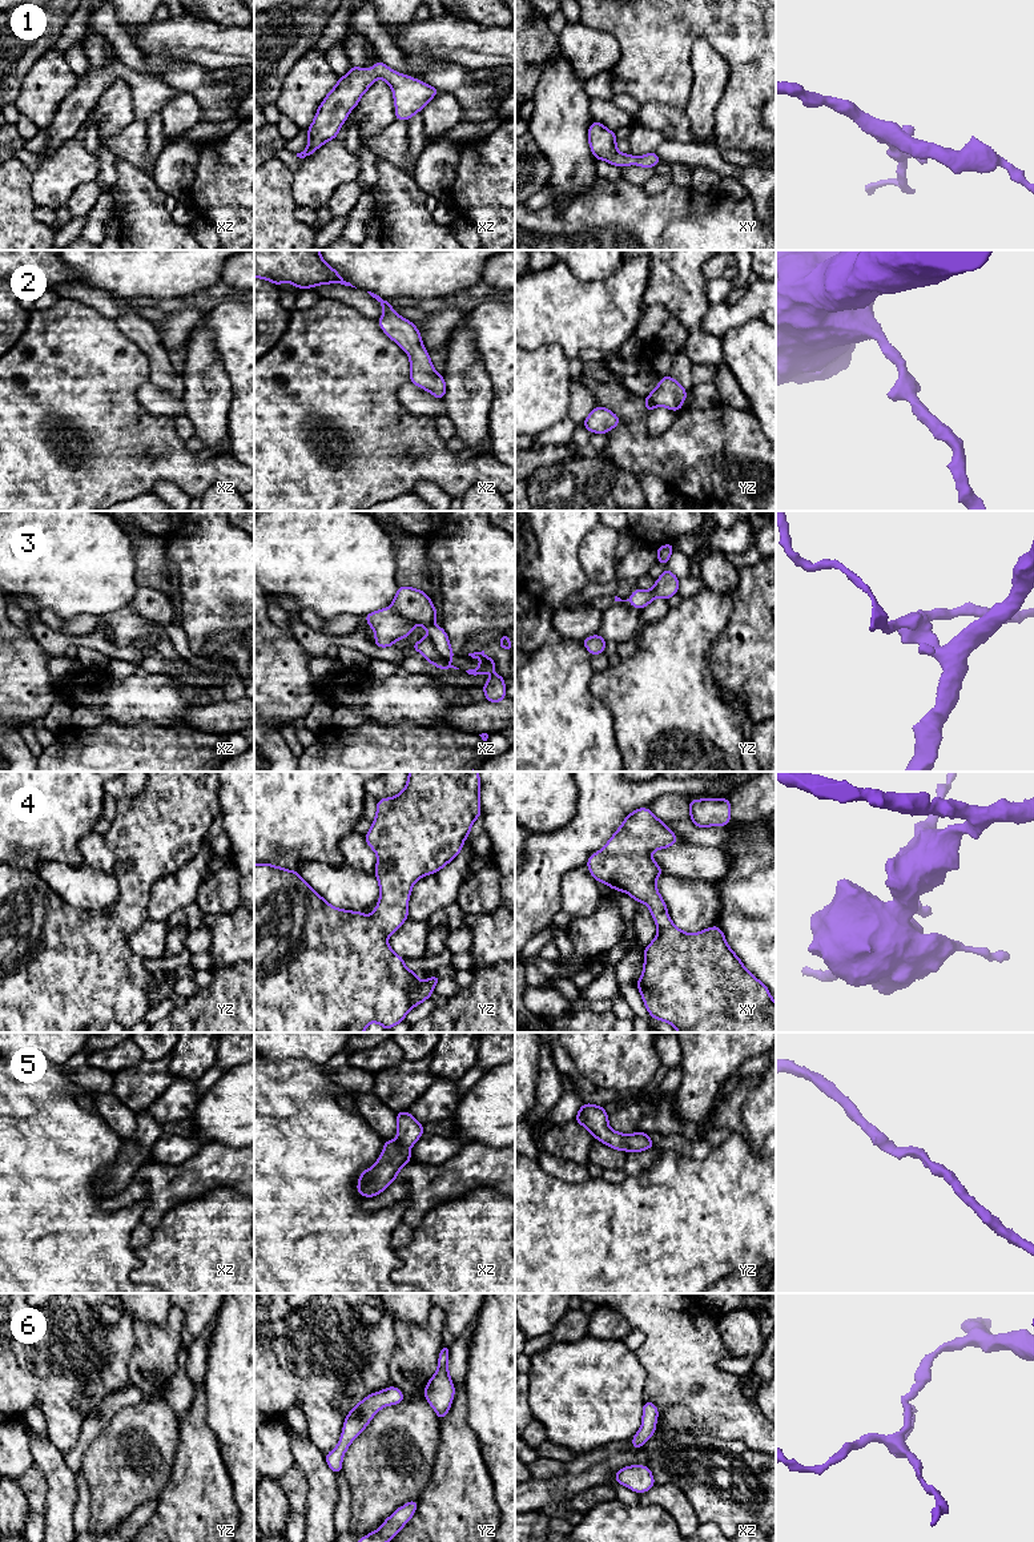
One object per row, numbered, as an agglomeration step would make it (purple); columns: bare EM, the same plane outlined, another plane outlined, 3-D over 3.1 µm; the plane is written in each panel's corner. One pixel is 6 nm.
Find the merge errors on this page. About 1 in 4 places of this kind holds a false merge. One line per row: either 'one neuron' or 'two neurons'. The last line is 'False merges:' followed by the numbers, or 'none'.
1: one neuron
2: one neuron
3: two neurons
4: one neuron
5: one neuron
6: one neuron
False merges: 3

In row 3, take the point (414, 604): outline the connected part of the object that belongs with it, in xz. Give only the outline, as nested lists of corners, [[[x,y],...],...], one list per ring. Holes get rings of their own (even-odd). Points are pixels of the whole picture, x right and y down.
[[[398,587],[391,604],[403,617],[423,625],[429,633],[435,651],[447,661],[455,653],[451,651],[450,640],[442,627],[435,625],[438,611],[434,608],[431,599],[421,589],[411,587]]]

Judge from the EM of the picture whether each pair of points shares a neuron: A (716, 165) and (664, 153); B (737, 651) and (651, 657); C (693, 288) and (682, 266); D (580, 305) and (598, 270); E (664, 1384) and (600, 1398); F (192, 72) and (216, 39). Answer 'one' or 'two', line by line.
A: one
B: two
C: one
D: two
E: two
F: two

